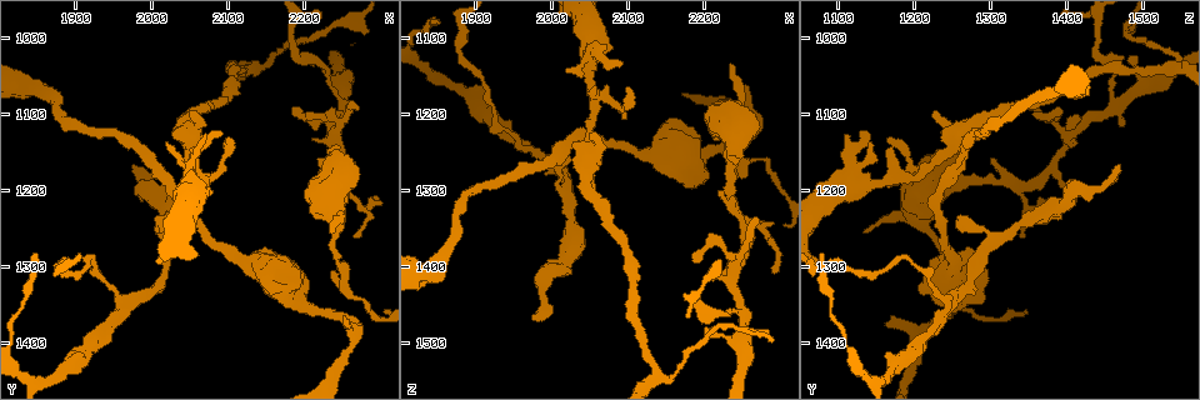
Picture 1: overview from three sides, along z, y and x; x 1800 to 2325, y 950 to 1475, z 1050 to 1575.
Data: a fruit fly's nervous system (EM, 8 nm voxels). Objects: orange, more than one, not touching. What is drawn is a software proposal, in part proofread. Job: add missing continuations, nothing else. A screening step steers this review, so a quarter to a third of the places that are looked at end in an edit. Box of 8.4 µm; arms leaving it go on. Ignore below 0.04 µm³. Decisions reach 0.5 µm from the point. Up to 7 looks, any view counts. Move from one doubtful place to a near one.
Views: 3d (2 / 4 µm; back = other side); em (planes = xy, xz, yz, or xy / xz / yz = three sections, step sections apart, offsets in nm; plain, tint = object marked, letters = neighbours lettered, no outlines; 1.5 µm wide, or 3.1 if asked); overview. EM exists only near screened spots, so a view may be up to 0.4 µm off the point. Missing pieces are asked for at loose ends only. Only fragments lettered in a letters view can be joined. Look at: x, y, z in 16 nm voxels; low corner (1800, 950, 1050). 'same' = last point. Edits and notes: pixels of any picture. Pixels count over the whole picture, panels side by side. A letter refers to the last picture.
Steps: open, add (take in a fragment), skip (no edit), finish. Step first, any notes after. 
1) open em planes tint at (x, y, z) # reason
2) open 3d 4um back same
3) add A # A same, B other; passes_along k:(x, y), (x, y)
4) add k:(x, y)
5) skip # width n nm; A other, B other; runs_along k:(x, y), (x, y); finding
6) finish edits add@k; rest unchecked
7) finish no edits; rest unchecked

open 3d 4um back at (2255, 1375, 1160) # free end

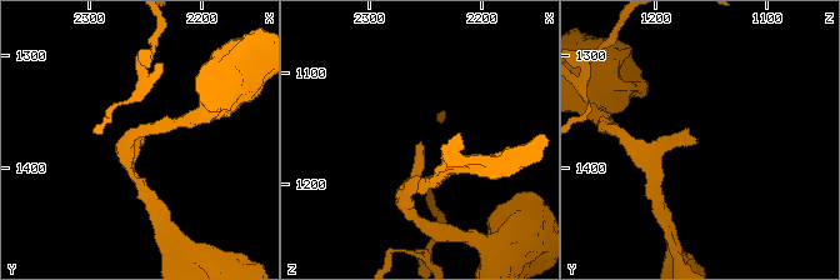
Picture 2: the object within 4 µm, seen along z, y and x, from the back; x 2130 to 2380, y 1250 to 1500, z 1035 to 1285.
open em yz step 4 letters at (2254, 1378, 1162)

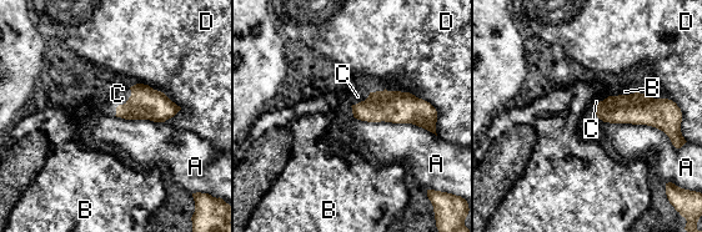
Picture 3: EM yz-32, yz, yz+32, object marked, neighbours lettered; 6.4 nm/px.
open em planes letters same

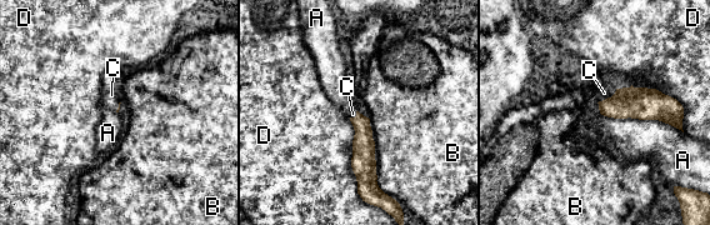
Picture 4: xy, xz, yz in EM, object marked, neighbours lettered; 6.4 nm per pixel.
add C # A other, B other, C same, D other; passes_along 4:(636, 103), (608, 98), (604, 93); the neuron continues

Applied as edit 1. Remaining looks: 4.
open 3d 2um at (2240, 1145, 1265) # free end

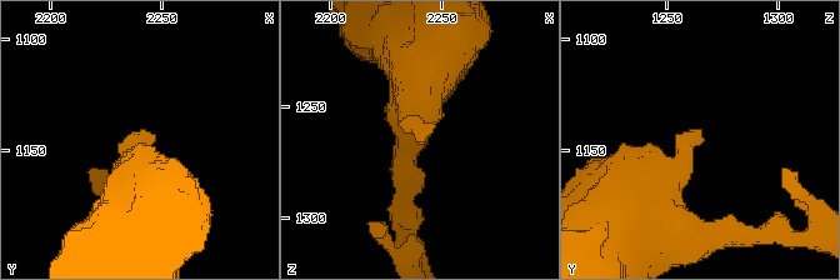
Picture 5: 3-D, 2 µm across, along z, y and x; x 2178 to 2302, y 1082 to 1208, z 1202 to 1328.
open em planes letters at (2242, 1141, 1265)

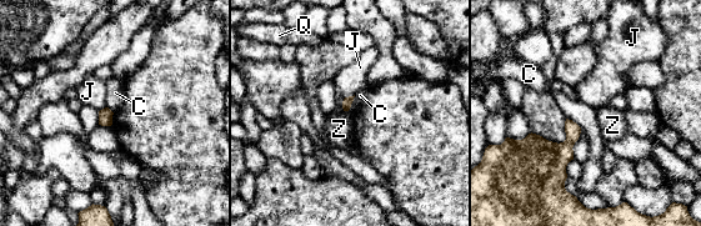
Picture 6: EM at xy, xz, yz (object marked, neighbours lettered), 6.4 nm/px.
skip # C other, J other, Q other, Z other; border 6:(355, 95), (348, 110); no lettered fragment goes on from it

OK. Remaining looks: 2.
open em xy step 4 letters at (2050, 1095, 1230)

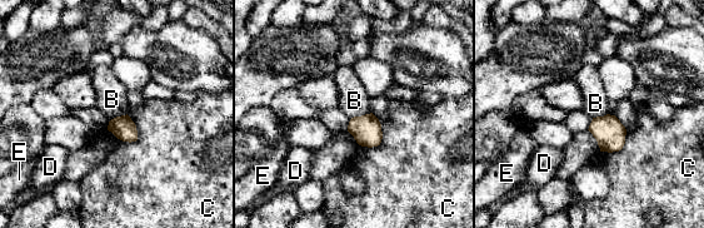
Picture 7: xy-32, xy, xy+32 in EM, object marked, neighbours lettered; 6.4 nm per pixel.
open em xz step 4 letters same

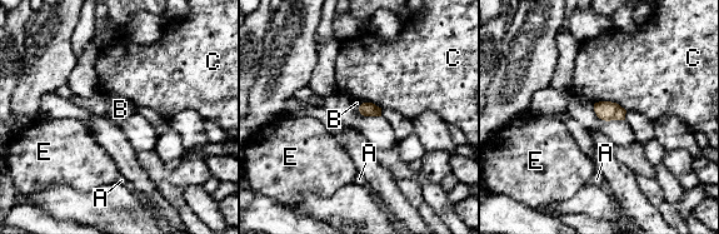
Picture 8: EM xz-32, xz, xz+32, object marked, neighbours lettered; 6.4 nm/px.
skip # A other, B other, C other, E other; border 8:(364, 101), (359, 106), (362, 115); no lettered fragment goes on from it

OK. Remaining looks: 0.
finish edits add@4; rest unchecked

